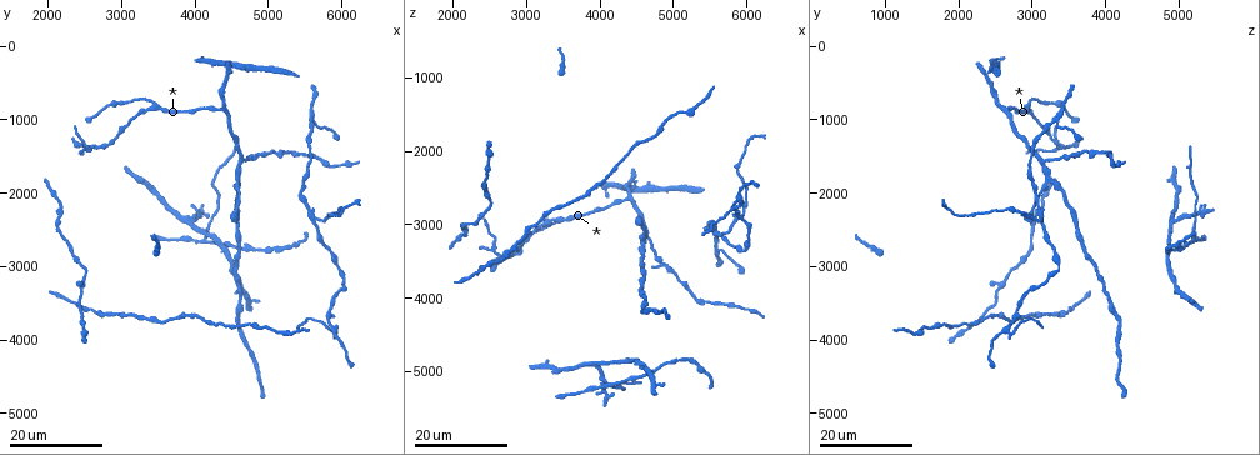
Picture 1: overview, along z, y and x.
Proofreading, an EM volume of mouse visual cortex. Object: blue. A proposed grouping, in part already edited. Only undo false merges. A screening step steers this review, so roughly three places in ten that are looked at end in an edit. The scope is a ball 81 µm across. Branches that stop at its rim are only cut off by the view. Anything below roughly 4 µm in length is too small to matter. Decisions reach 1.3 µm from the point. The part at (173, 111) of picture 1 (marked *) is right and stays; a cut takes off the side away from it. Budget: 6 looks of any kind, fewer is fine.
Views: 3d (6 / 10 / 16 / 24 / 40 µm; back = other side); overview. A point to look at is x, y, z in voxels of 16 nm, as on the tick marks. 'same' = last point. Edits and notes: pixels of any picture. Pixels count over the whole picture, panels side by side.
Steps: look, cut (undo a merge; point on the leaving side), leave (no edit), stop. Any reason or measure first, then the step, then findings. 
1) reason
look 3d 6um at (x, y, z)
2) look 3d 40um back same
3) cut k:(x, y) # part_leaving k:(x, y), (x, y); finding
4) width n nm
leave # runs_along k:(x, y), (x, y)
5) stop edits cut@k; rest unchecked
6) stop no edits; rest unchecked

branch point
look 3d 24um at (4650, 1600, 3150)

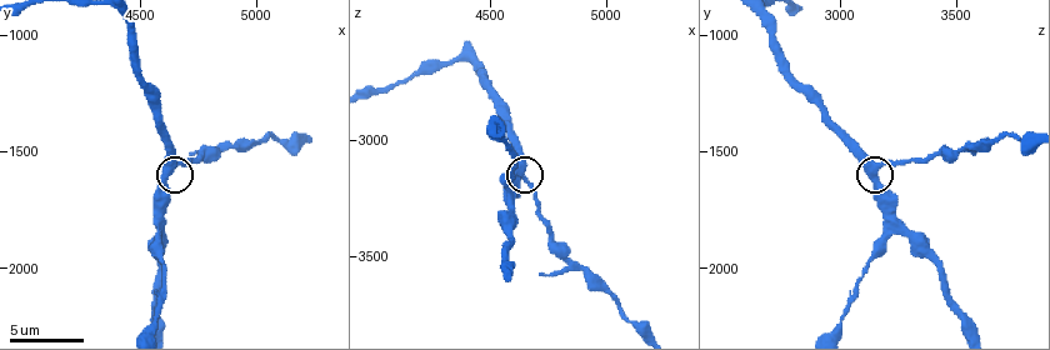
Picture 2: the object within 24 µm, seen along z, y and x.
look 3d 6um at (4640, 1570, 3140)

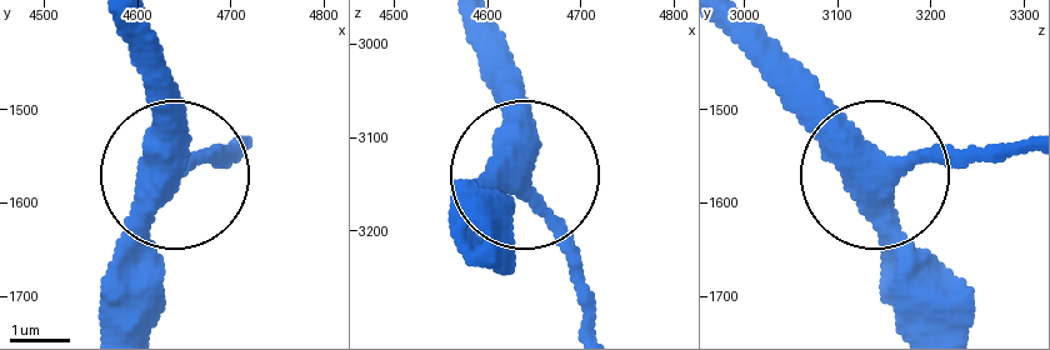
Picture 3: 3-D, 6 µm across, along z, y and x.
side_arm 96 um
leave # runs_along 3:(115, 21), (175, 171), (120, 300); all the same neuron

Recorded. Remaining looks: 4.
two arms in line, one across
look 3d 24um at (5900, 3900, 2650)

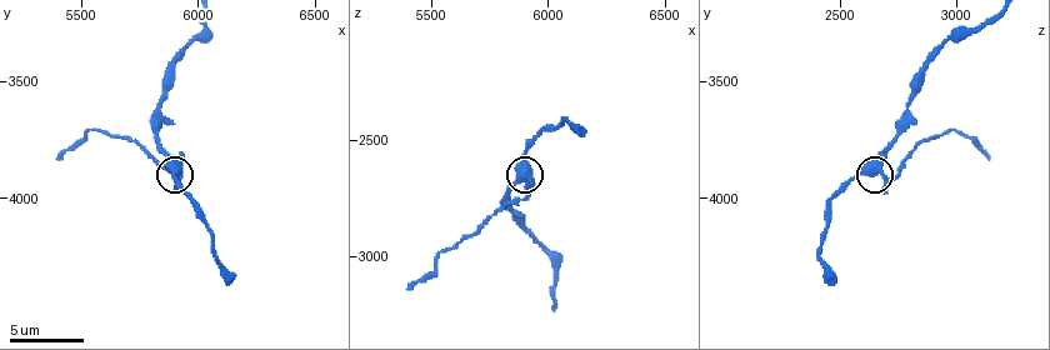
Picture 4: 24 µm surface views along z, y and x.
look 3d 6um at (5900, 3890, 2650)

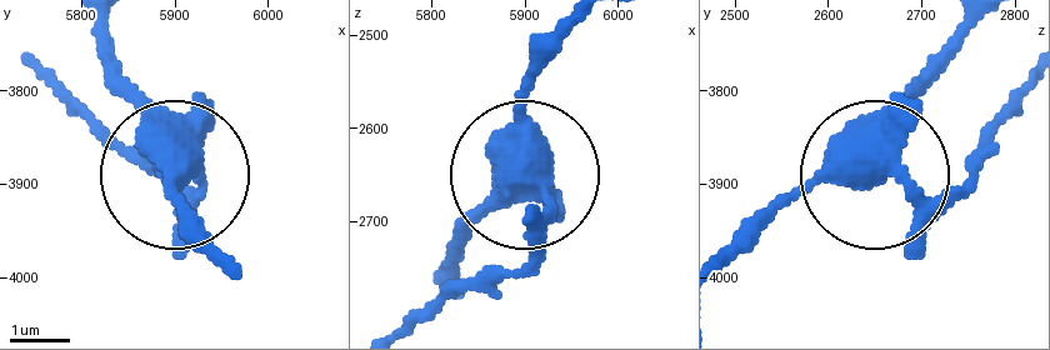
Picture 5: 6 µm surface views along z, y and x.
arms 3
cut 5:(530, 274) # part_leaving 5:(903, 146), (918, 185), (948, 195), (1026, 96); a second neuron is stuck on

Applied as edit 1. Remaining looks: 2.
two arms in line, one across
look 3d 16um at (4100, 2600, 5150)

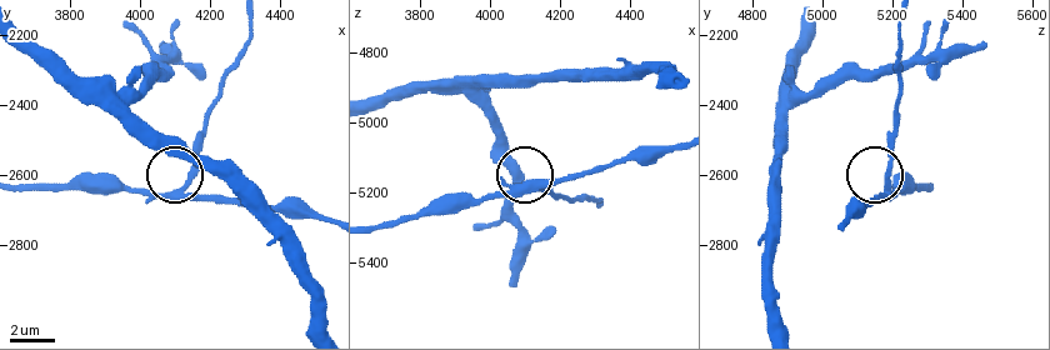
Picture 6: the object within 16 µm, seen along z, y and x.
look 3d 10um at (4130, 2640, 5190)

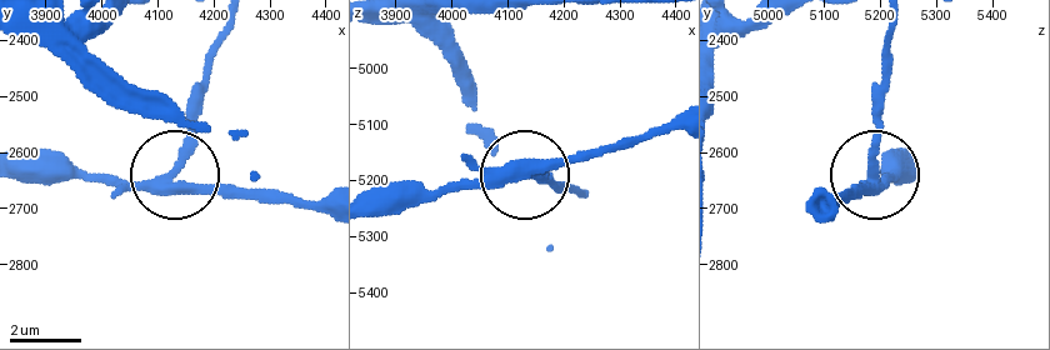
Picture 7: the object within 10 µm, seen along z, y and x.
cut 7:(184, 144) # part_leaving 7:(153, 183), (174, 164), (191, 93), (228, 21); a second neuron is stuck on

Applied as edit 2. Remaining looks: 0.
stop edits cut@5, cut@7; rest unchecked

